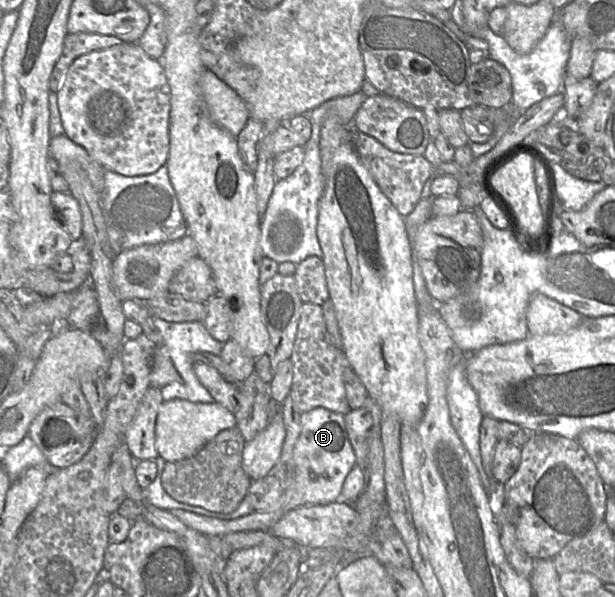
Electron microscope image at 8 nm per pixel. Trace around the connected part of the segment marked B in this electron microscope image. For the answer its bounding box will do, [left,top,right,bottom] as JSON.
[171,407,356,536]

